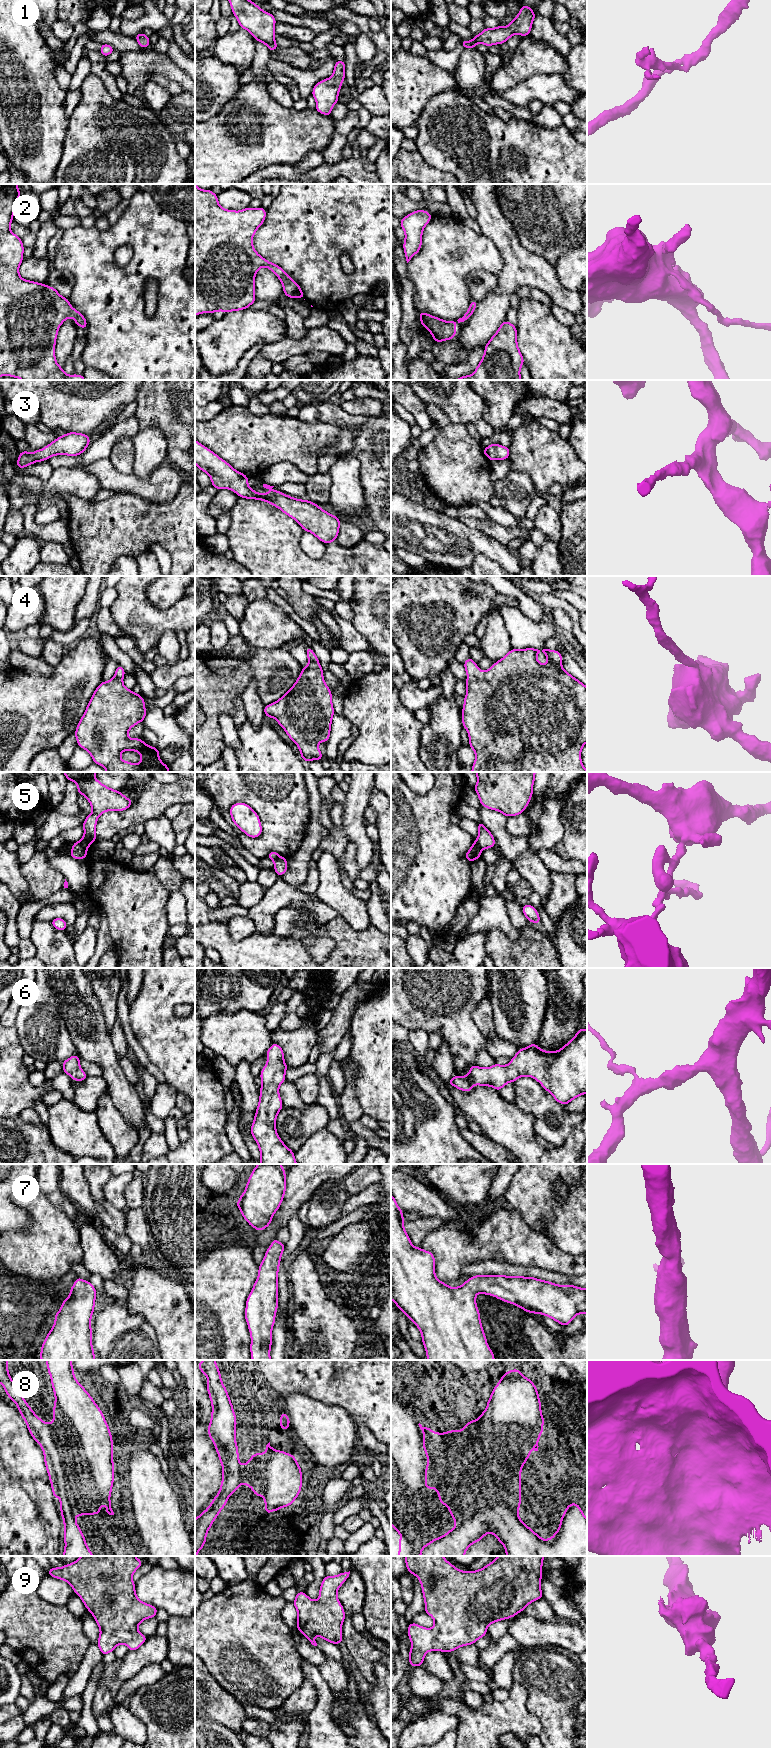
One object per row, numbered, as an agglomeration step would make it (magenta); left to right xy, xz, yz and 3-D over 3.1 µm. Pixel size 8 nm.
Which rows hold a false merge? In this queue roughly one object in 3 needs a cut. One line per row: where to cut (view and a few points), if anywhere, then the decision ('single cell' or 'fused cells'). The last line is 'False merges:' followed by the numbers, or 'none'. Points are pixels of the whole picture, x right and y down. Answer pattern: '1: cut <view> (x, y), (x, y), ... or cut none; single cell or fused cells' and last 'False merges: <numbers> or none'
1: cut none; single cell
2: cut none; single cell
3: cut none; single cell
4: cut none; single cell
5: cut xy (78, 841), (86, 849); fused cells
6: cut none; single cell
7: cut none; single cell
8: cut yz (541, 1412), (519, 1423), (498, 1405), (495, 1427), (480, 1418); fused cells
9: cut none; single cell
False merges: 5, 8

